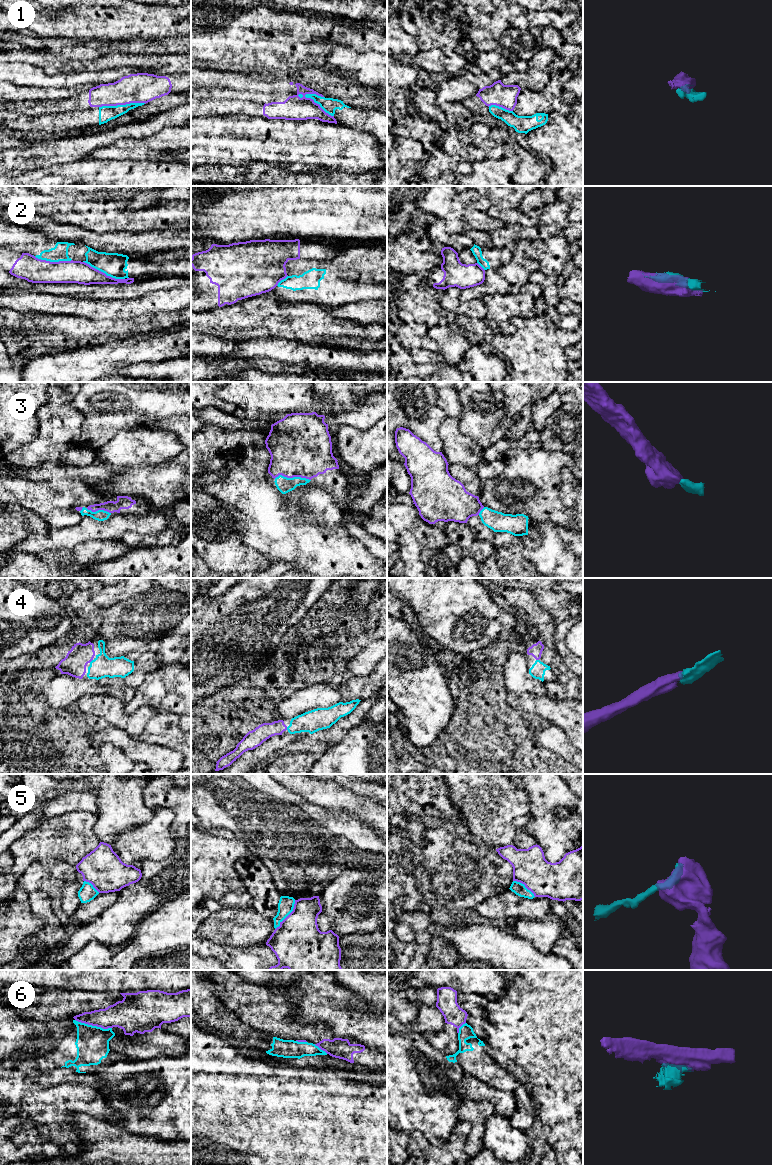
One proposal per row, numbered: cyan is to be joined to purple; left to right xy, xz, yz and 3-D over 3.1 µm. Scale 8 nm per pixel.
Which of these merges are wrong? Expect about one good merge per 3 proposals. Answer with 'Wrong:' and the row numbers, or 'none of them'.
Wrong: 1, 2, 5, 6

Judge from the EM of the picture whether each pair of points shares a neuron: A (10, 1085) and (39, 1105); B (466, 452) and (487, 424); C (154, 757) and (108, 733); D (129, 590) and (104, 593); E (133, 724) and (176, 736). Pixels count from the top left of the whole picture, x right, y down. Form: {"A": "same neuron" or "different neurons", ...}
{"A": "different neurons", "B": "different neurons", "C": "same neuron", "D": "same neuron", "E": "different neurons"}

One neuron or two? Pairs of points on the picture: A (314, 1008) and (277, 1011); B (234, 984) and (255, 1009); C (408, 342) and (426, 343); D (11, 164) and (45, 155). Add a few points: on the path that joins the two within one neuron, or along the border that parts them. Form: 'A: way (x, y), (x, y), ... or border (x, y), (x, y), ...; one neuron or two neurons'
A: border (277, 995), (294, 1007), (299, 1022), (315, 1023); two neurons
B: way (236, 990), (249, 1003); one neuron
C: way (412, 342), (422, 342); one neuron
D: way (19, 161), (37, 160); one neuron

